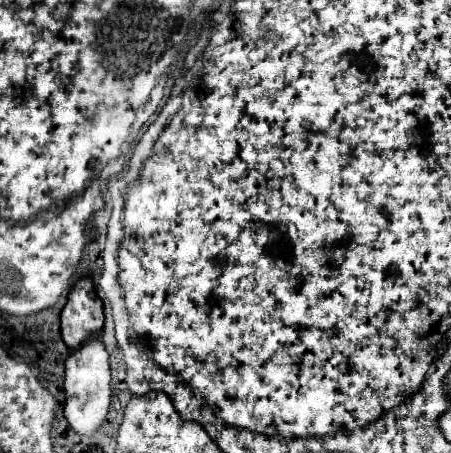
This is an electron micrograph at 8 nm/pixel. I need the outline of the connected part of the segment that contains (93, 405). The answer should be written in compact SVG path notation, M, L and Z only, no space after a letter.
M91 340L87 346L73 352L65 362L65 418L69 426L81 436L93 436L103 422L111 406L111 386L109 386L109 354L101 340Z

